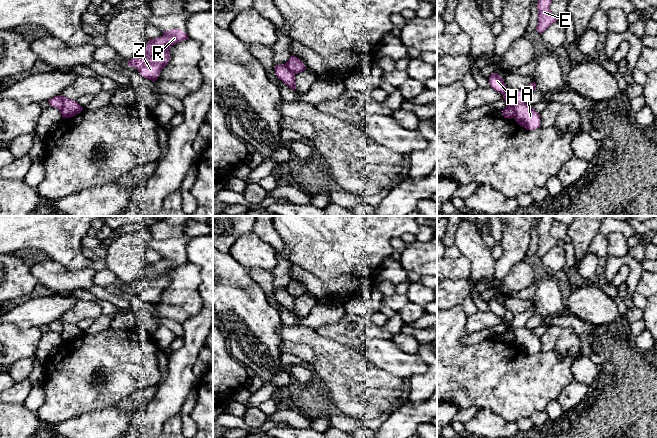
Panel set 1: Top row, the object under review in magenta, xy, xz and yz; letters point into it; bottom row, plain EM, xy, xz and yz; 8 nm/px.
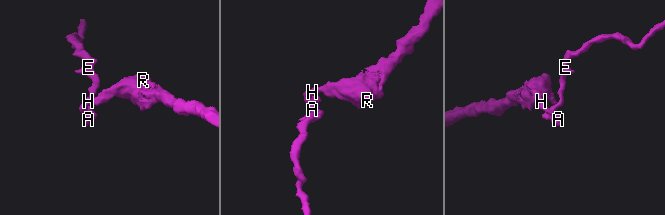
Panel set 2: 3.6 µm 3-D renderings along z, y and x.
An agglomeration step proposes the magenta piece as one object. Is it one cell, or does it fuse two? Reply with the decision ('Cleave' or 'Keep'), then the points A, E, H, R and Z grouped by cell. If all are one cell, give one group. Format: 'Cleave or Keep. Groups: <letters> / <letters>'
Cleave. Groups: A H R Z / E

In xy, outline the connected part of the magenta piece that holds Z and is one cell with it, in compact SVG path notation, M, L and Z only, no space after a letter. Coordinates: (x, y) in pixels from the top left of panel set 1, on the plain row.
M181 253L163 255L162 261L149 263L144 275L138 281L128 284L127 289L136 292L144 302L154 306L171 282L170 272L188 263L188 258Z

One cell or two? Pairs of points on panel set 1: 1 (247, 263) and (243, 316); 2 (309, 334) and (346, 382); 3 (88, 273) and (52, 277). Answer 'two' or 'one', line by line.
1: two
2: one
3: one

